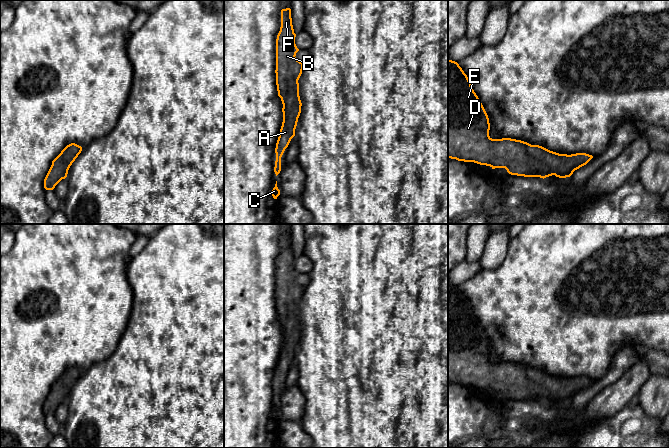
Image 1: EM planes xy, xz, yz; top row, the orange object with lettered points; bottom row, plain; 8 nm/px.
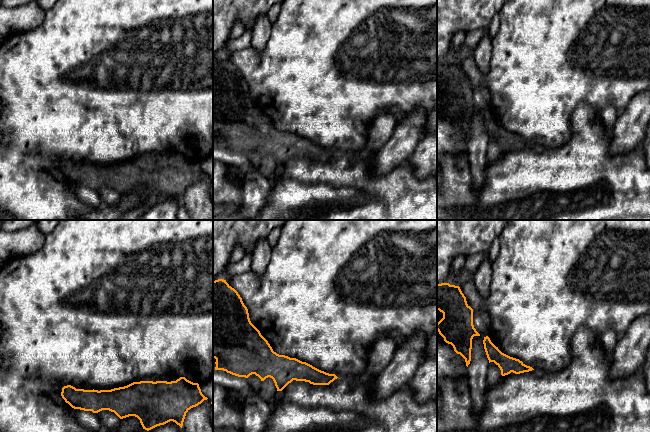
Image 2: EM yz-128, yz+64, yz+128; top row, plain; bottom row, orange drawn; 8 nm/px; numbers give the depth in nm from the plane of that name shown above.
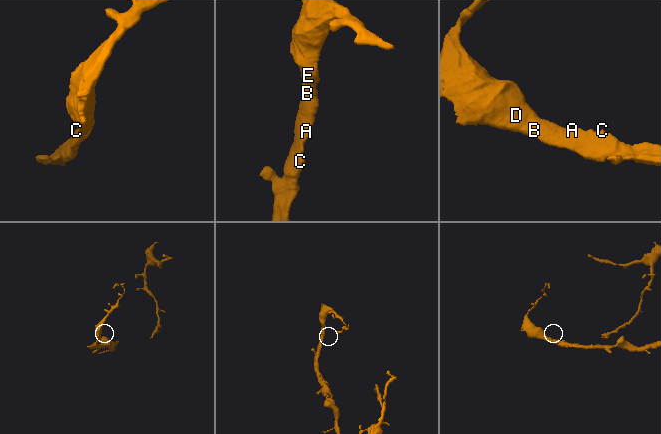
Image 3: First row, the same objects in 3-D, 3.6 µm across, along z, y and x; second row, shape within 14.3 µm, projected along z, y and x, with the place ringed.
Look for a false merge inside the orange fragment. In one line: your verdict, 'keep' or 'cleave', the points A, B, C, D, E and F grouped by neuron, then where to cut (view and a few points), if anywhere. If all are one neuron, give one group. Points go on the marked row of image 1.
keep | A B C D E F | no cut

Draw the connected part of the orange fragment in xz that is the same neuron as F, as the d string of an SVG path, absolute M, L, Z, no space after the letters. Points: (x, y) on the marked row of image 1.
M291 9L281 10L281 27L276 39L276 85L278 96L283 108L283 122L276 143L276 161L274 172L276 176L281 171L281 157L295 136L295 129L301 113L298 80L302 74L304 64L296 59L299 51L295 44Z

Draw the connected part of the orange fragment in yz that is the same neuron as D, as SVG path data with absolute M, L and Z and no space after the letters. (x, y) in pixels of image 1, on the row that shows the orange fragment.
M448 60L448 158L505 168L511 175L570 177L592 155L559 154L539 145L489 136L488 115L459 64Z

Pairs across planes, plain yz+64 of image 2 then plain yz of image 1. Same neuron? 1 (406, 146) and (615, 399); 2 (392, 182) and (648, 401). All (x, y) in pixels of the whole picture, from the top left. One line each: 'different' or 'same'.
1: same
2: different

